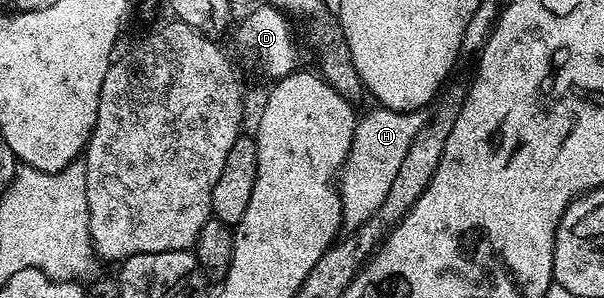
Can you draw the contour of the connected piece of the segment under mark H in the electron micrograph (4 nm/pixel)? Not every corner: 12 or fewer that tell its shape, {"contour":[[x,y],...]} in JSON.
{"contour":[[424,111],[359,116],[338,176],[343,226],[386,201]]}

